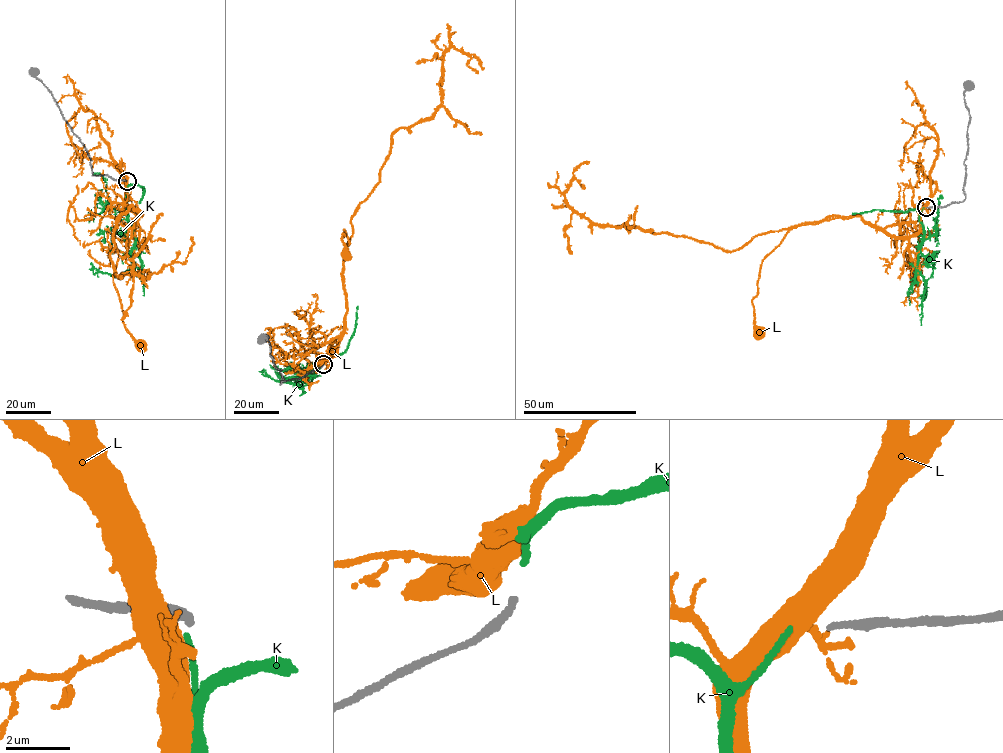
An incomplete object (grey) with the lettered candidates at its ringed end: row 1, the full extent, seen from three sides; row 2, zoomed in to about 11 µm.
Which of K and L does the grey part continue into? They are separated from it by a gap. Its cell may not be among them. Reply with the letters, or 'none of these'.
K

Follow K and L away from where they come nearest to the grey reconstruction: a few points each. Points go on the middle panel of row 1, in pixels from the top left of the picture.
K: (324, 362), (298, 386), (273, 379), (262, 371)
L: (322, 362), (318, 363), (335, 352), (347, 310), (342, 276), (349, 242), (344, 229), (341, 239), (346, 254)

